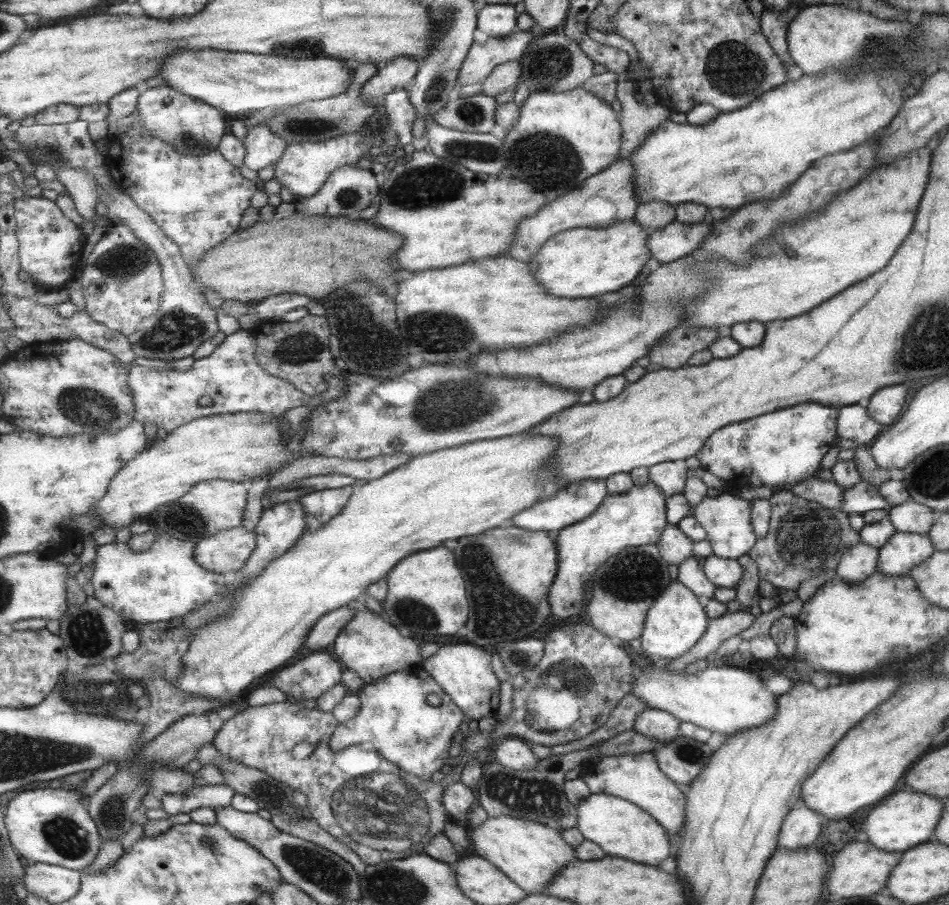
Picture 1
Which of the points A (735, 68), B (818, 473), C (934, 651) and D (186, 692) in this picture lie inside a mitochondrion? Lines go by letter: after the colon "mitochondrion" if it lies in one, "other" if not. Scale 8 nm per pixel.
A: mitochondrion
B: other
C: other
D: other

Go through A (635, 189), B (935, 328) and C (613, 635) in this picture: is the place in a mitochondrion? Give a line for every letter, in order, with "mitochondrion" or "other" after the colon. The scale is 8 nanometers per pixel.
A: other
B: mitochondrion
C: other

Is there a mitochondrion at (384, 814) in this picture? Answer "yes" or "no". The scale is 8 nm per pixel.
yes

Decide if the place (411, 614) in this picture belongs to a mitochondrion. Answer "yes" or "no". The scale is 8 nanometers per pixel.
yes

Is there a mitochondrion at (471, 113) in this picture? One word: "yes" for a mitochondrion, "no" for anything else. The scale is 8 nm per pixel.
yes

